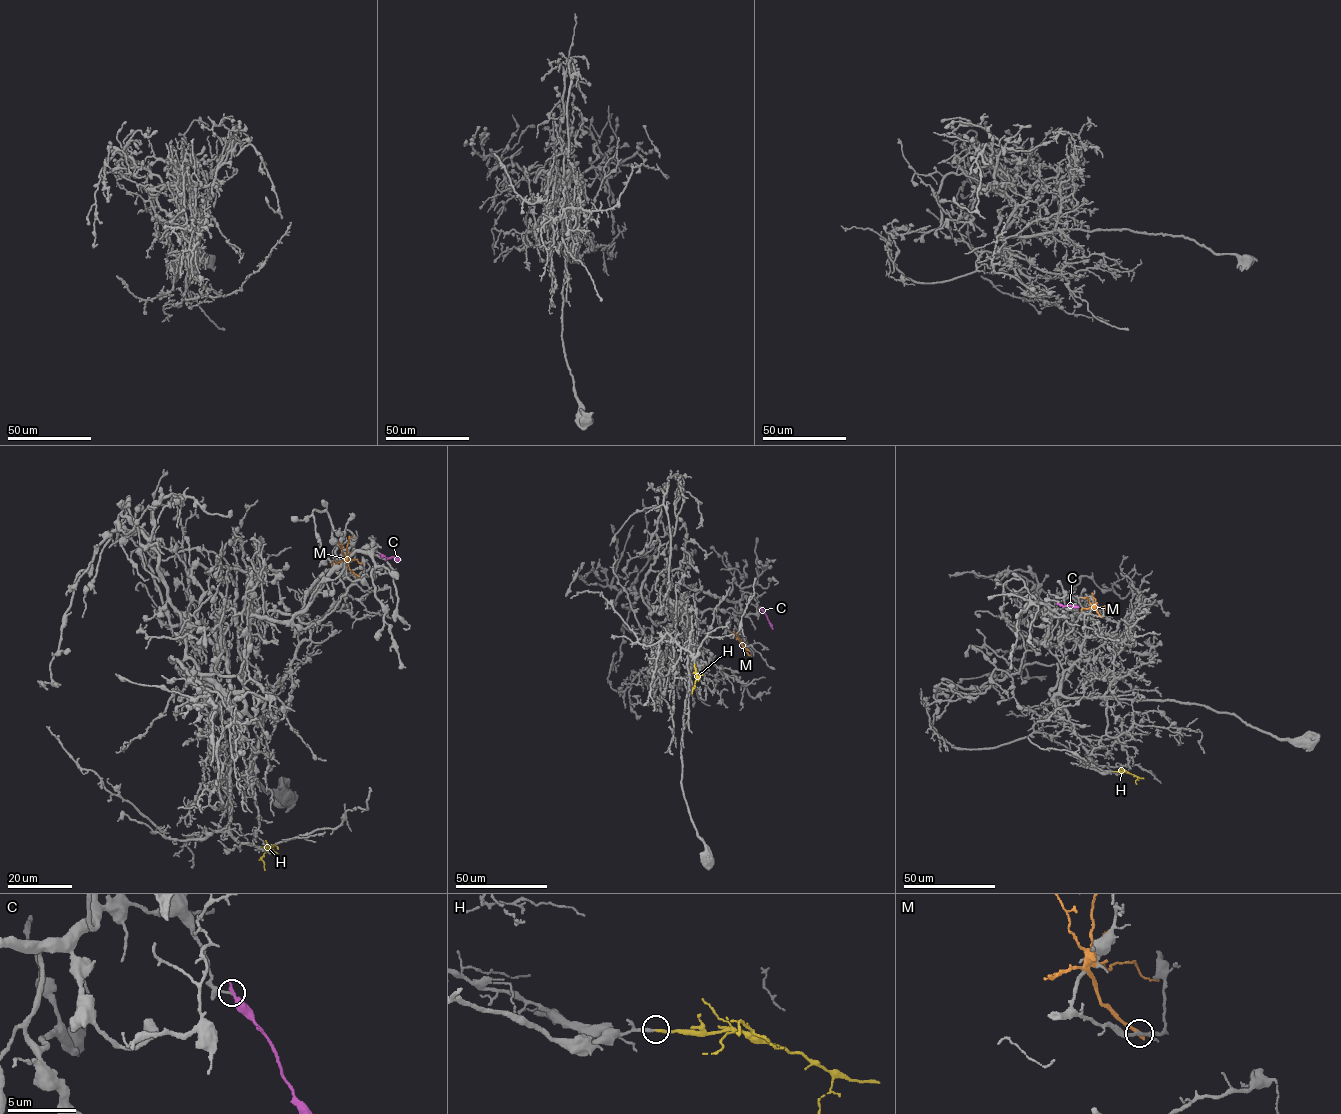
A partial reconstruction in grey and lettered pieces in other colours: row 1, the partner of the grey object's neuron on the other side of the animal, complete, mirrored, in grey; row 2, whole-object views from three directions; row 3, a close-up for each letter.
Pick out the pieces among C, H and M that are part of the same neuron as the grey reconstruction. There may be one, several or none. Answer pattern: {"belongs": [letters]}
{"belongs": ["H"]}

